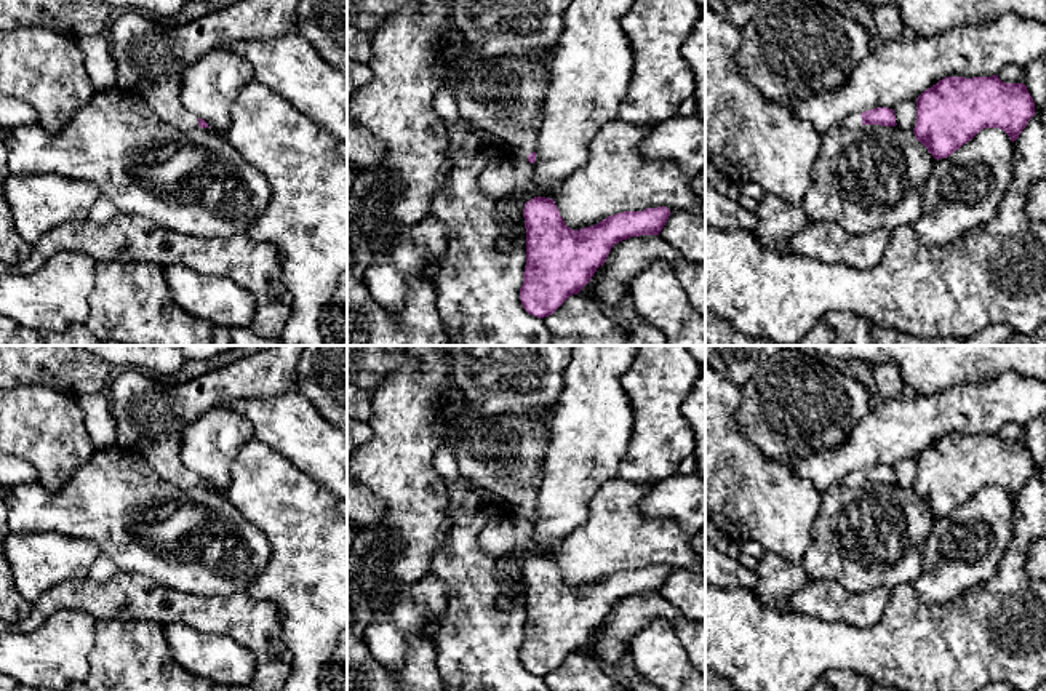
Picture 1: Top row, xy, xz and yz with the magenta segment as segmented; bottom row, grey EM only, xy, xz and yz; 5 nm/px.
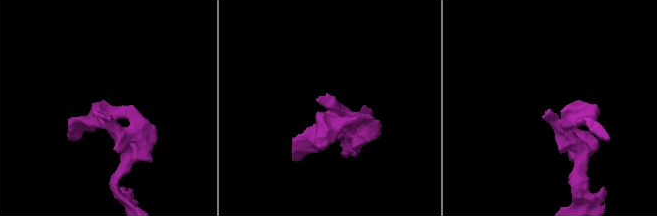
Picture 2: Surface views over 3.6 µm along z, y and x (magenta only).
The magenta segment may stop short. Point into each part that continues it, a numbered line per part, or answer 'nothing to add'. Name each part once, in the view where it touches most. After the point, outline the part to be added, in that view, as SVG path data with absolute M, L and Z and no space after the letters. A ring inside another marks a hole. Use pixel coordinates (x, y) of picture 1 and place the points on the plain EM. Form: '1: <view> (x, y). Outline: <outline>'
1: yz (854, 480). Outline: M860 472L848 473L848 475L843 478L843 485L852 486L852 488L860 486L860 485L862 485L862 475L860 475Z

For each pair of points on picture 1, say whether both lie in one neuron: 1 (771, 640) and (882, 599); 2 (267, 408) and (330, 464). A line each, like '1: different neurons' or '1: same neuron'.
1: different neurons
2: same neuron

